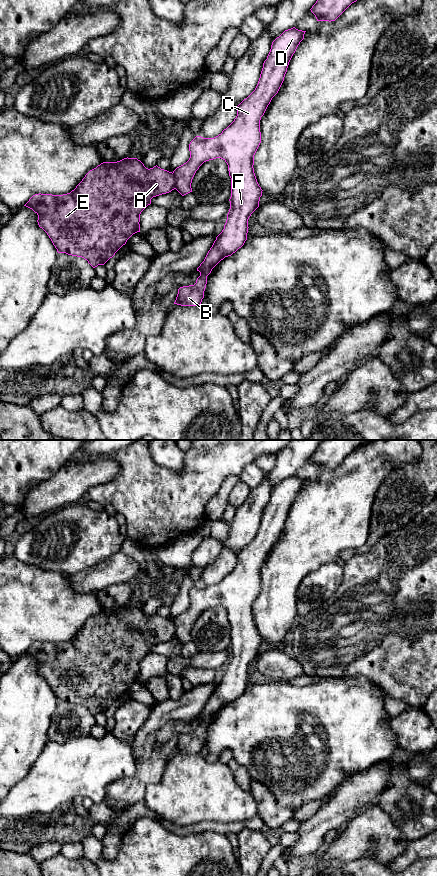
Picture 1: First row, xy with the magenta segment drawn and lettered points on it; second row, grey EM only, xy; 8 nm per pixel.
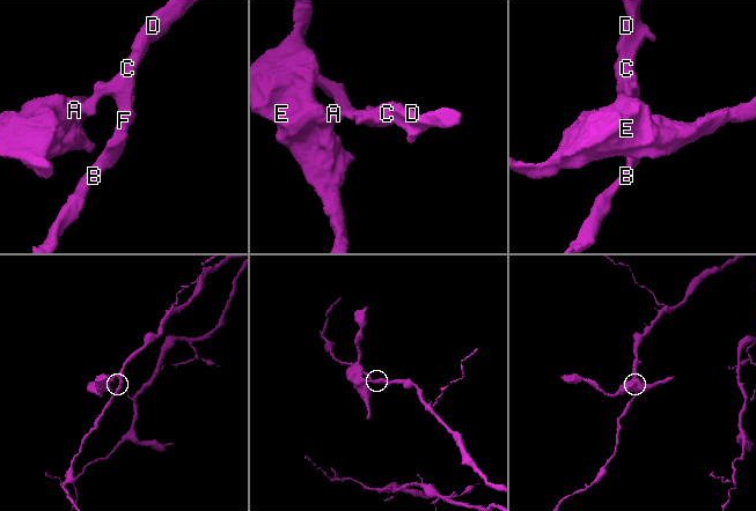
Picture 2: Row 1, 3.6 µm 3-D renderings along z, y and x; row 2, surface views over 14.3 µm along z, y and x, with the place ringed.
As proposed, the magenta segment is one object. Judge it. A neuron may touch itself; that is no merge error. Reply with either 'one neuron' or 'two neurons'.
two neurons

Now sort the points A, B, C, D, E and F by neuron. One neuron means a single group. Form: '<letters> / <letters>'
A E / B C D F

